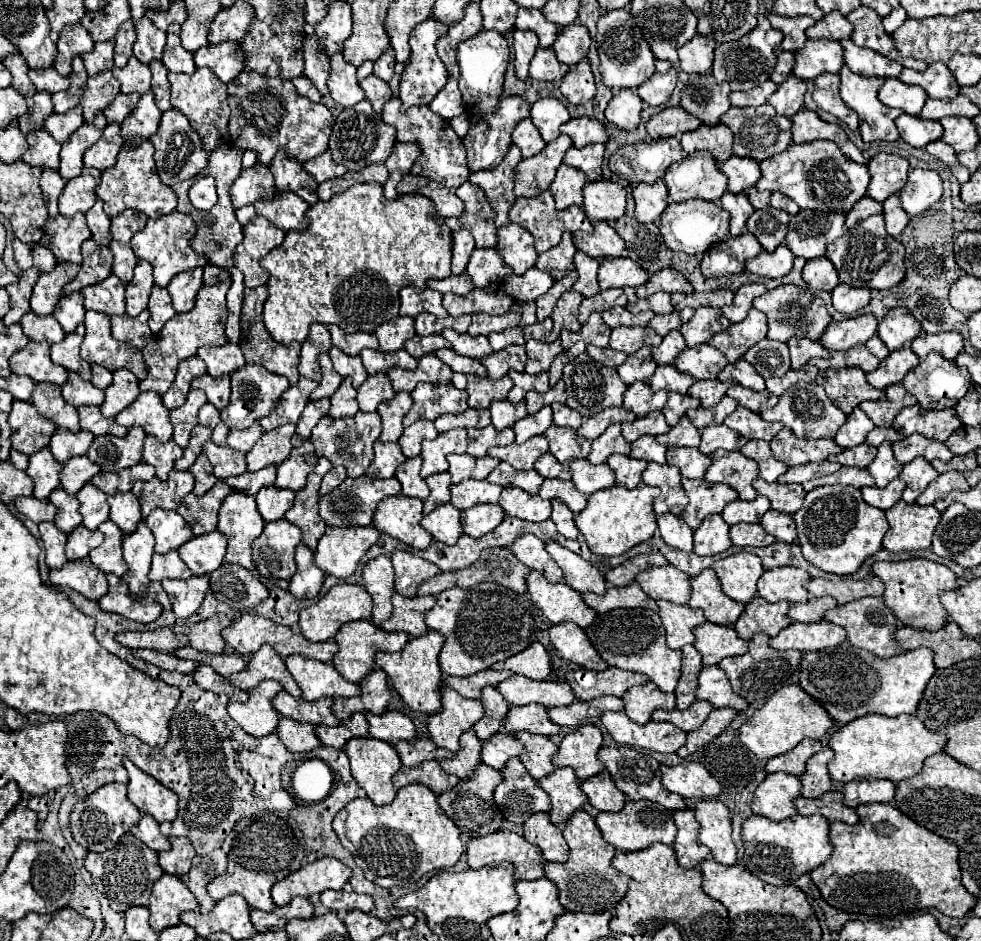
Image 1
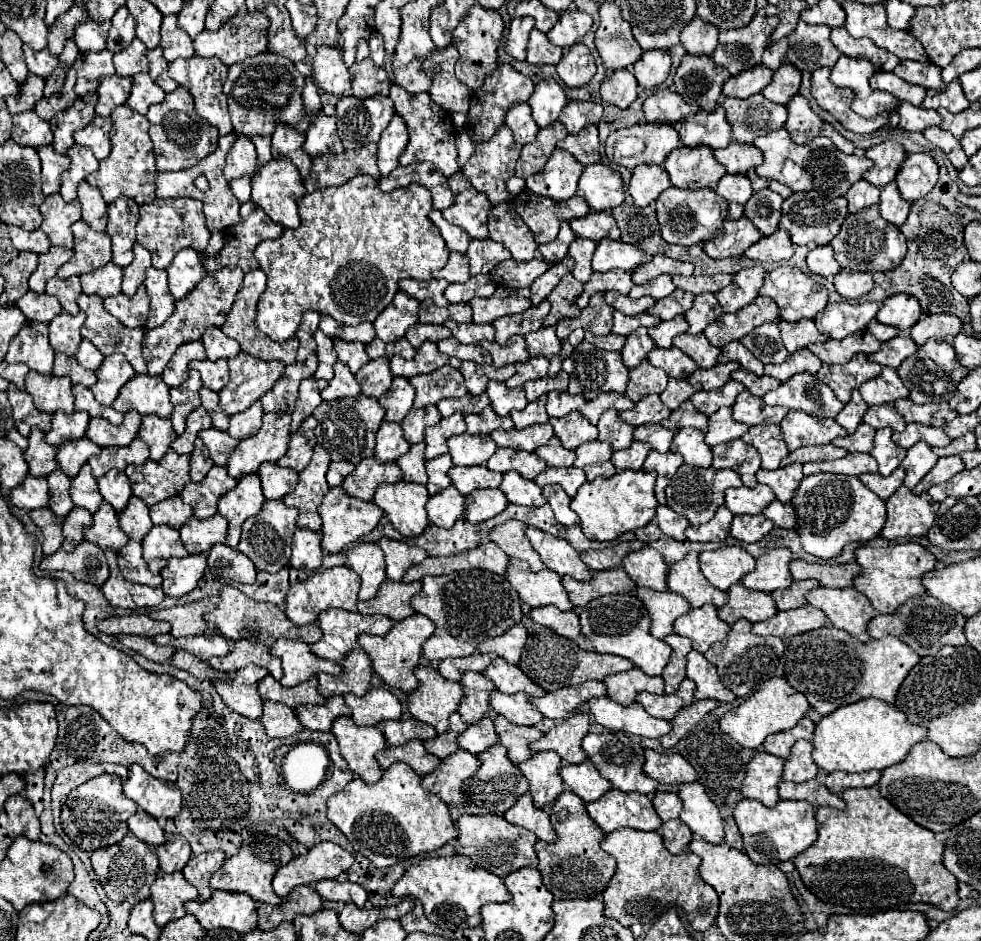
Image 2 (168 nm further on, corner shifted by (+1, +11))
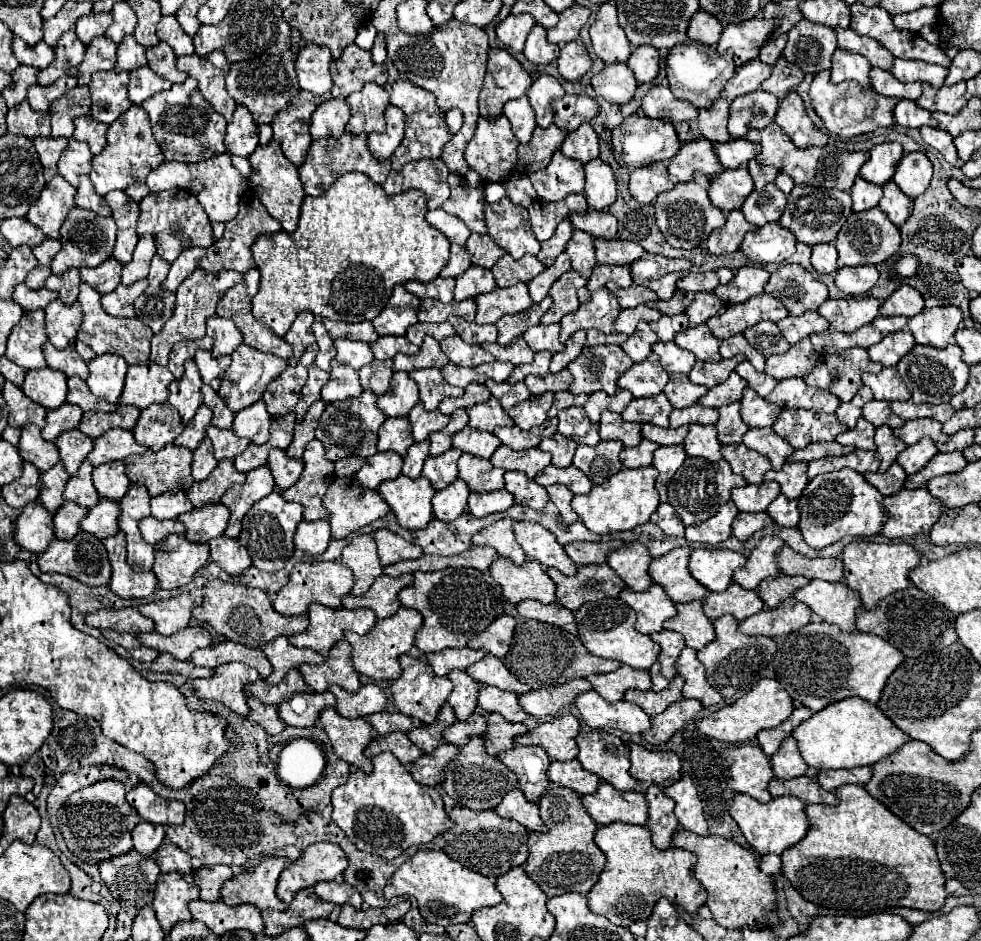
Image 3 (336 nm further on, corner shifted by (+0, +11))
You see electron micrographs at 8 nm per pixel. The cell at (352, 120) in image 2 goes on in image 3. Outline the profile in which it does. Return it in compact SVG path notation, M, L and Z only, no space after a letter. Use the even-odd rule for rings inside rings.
M364 84L360 92L354 92L352 96L346 98L352 116L348 122L346 132L350 136L360 136L360 134L374 134L374 132L384 132L386 128L386 118L384 112L388 108L388 92L380 88L378 84Z

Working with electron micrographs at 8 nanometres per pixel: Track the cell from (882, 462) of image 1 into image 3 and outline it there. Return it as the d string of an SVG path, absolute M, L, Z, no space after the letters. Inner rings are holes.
M880 426L876 428L876 446L878 446L878 456L880 456L880 470L878 472L886 472L890 468L890 464L896 462L898 454L906 448L906 444L902 440L898 440L892 434L890 426Z

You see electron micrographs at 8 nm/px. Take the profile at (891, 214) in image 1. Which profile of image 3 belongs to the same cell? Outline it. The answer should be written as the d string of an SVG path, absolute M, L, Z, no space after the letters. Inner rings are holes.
M888 182L884 188L884 196L880 200L880 210L890 218L894 226L902 226L912 214L912 198L908 198L894 182Z

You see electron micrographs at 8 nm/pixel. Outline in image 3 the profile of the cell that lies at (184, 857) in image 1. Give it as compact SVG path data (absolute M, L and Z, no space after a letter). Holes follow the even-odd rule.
M162 844L154 854L154 860L162 872L180 872L180 874L192 872L190 856L176 844Z

